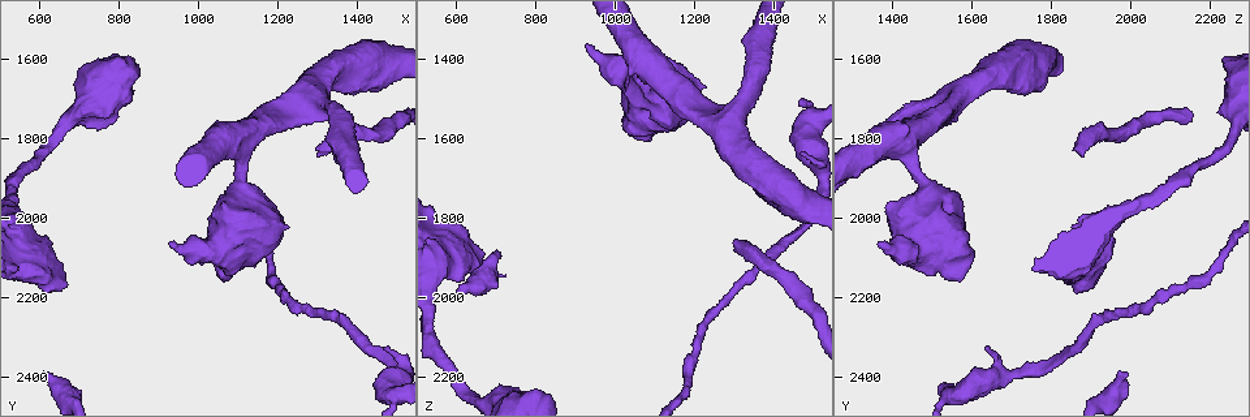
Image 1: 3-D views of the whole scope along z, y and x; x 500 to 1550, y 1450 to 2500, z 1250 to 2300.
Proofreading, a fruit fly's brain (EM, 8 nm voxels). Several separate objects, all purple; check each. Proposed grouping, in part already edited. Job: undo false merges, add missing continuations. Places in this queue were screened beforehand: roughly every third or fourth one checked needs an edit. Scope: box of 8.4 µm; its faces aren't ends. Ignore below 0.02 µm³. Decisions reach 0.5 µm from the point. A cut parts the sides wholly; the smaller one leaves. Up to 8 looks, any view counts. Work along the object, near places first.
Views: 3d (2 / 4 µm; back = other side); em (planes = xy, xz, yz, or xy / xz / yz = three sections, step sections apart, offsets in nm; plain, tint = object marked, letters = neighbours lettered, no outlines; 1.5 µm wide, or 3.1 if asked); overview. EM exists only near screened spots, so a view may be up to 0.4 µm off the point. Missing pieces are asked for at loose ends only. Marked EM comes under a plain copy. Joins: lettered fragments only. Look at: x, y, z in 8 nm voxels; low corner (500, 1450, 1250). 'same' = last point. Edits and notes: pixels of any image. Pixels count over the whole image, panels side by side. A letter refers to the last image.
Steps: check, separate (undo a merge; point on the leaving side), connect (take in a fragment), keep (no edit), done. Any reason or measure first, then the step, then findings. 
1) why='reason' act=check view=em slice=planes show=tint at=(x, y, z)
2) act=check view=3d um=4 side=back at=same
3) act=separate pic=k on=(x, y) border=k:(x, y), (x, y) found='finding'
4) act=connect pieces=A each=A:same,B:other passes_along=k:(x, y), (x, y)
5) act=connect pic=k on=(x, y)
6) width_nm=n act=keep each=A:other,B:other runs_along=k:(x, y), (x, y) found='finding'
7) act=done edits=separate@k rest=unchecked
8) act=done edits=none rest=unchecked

why='branch stops here' act=check view=3d um=2 at=(1300, 1835, 1855)

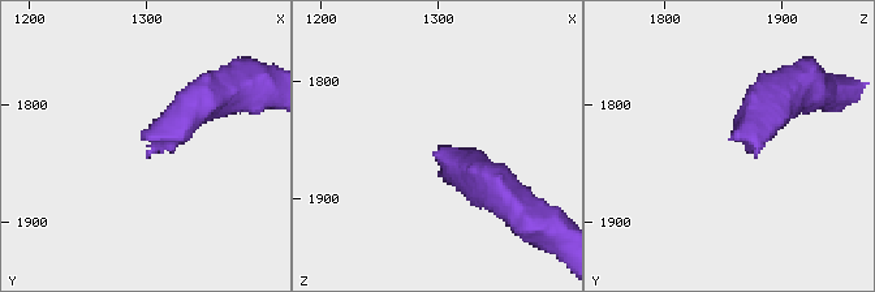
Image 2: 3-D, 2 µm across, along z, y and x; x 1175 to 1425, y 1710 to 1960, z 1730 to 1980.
act=check view=em slice=planes show=letters at=(1302, 1830, 1858)

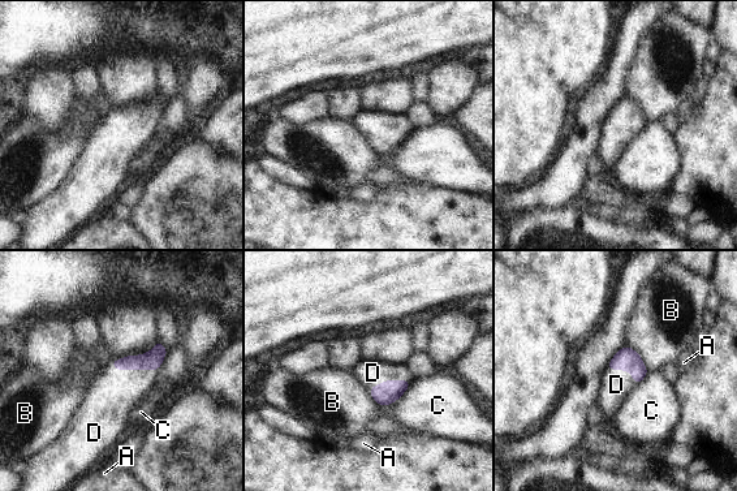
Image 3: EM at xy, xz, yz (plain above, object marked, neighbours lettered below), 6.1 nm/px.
act=connect pieces=D each=A:other,B:other,C:other,D:same passes_along=3:(152, 360), (133, 369), (110, 400) found='the neuron continues'

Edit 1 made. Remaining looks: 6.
why='see it whole again' act=check view=overview

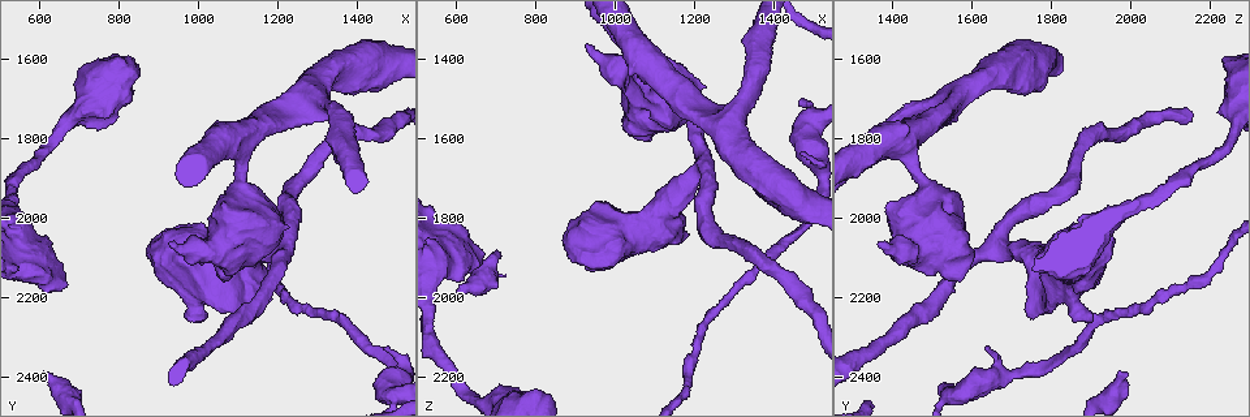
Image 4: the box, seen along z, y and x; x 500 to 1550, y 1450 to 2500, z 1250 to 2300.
why='branch stops here' act=check view=em slice=xy step=4 show=letters at=(610, 2400, 1980)

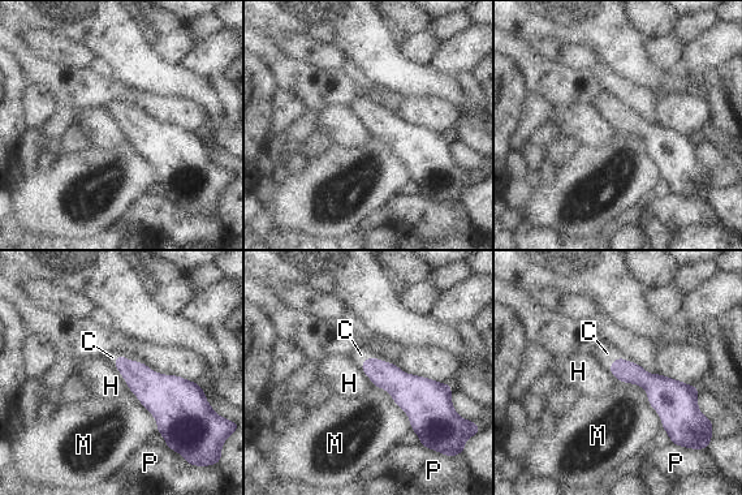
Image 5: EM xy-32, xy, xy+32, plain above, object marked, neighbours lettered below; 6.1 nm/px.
why='cut it another way' act=check view=em slice=planes show=letters at=same

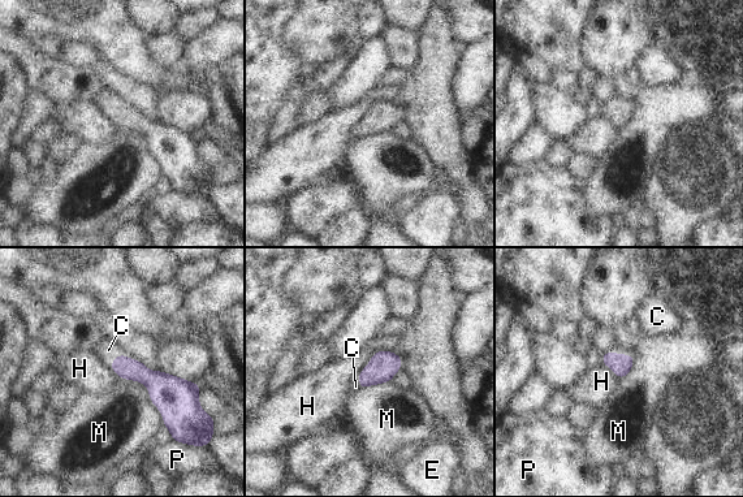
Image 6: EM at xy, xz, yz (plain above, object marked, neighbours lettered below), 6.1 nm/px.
act=connect pieces=C each=C:same,E:other,H:other,M:other,P:other passes_along=6:(128, 368), (115, 359), (108, 350) found='the neuron continues'

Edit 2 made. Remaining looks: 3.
act=check view=overview

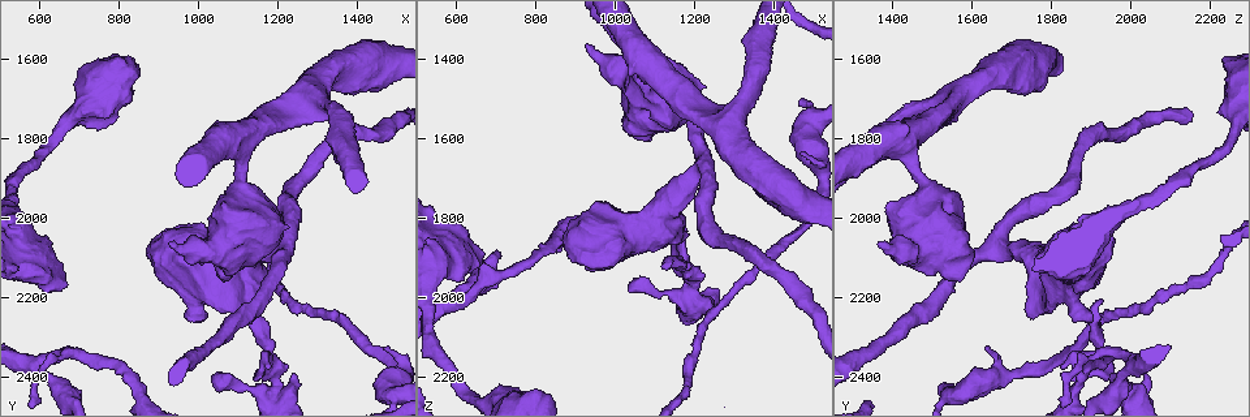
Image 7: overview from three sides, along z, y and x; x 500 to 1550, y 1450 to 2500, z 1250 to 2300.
why='stops while still wide' act=check view=3d um=4 at=(1245, 2400, 2040)

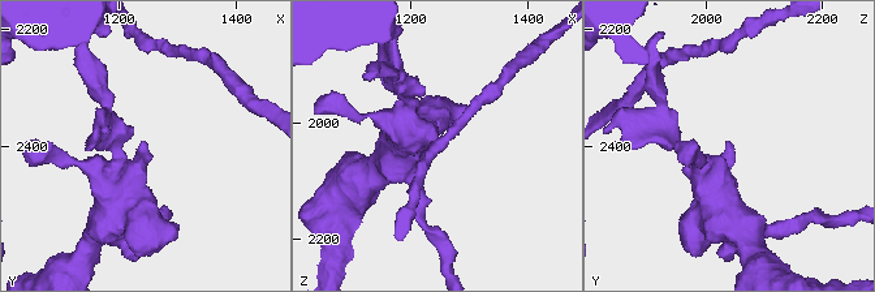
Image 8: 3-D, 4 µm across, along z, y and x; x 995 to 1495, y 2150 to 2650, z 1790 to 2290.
act=check view=em slice=planes show=letters at=(1250, 2395, 2045)

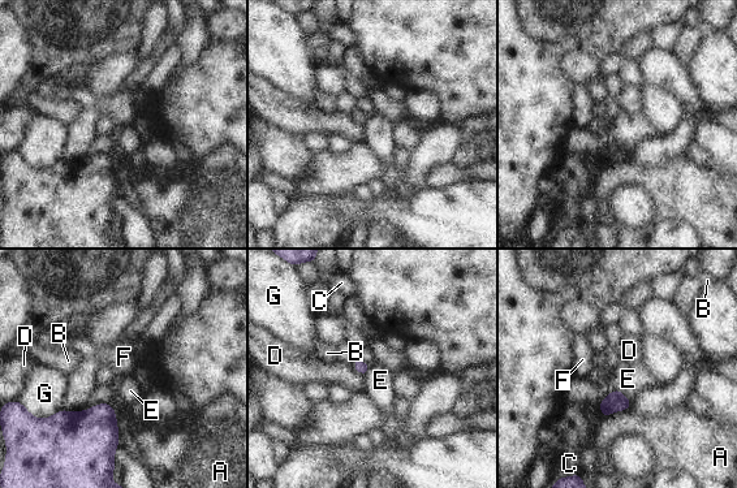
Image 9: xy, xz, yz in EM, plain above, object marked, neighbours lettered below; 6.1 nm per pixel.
act=keep each=A:other,B:other,C:other,D:other,E:other,F:other,G:other border=9:(630, 400), (613, 389), (599, 404) found='none of them fits'

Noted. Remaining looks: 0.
act=done edits=connect@3,connect@6 rest=unchecked

